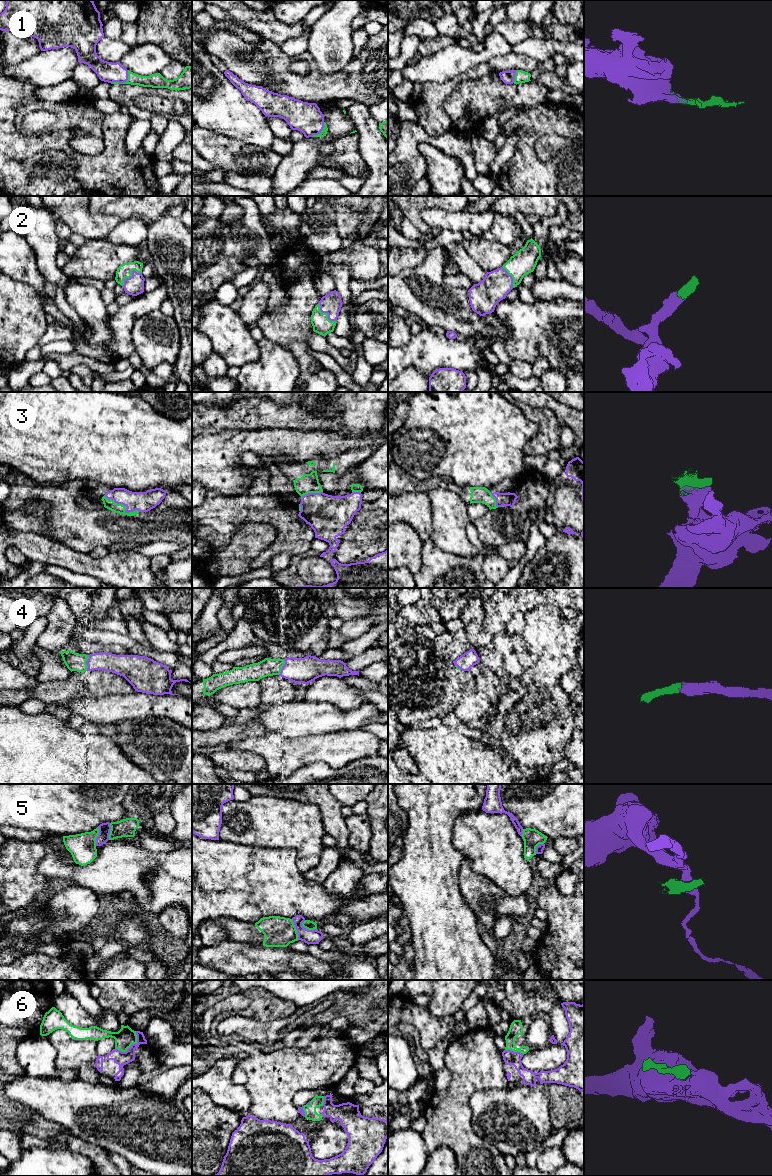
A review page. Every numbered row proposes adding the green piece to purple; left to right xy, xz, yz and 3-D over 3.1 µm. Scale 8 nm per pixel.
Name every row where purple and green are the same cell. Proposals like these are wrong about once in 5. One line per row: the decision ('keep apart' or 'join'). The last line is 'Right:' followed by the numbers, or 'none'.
1: join
2: join
3: join
4: join
5: keep apart
6: join
Right: 1, 2, 3, 4, 6

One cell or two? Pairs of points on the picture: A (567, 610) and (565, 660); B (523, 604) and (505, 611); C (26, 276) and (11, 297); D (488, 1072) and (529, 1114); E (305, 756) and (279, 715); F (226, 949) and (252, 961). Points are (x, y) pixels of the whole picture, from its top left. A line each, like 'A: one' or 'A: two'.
A: two
B: two
C: two
D: two
E: two
F: one

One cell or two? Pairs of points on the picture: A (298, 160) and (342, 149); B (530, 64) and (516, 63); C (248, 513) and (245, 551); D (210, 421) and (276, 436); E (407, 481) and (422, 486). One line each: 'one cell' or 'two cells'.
A: two cells
B: one cell
C: two cells
D: two cells
E: one cell

